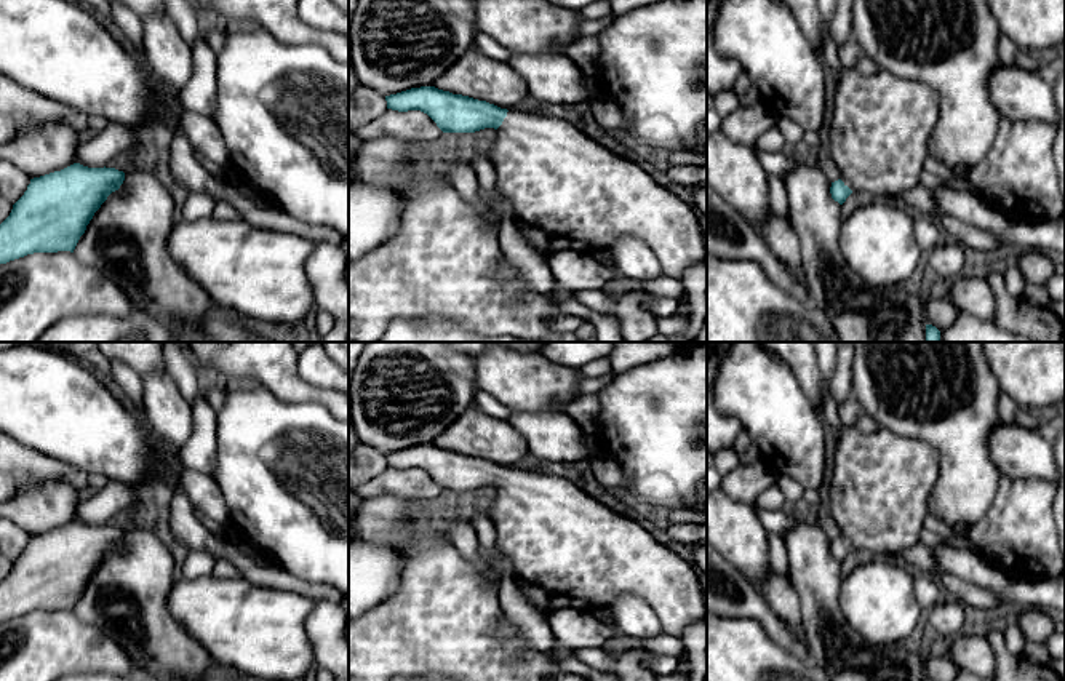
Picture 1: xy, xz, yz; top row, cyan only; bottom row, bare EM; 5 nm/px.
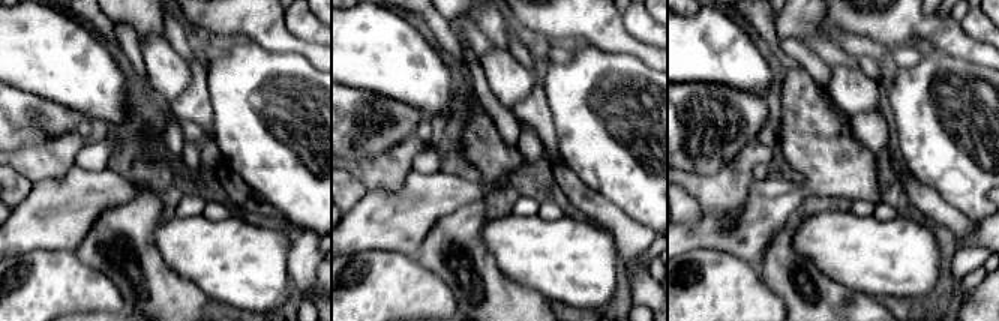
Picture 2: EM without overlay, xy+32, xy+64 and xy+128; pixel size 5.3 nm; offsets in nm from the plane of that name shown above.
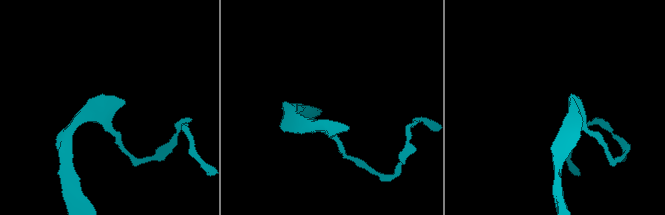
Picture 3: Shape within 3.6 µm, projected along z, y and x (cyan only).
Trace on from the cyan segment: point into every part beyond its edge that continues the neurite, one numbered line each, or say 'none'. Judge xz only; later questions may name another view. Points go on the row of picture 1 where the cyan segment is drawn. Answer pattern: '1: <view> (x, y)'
1: xz (570, 194)

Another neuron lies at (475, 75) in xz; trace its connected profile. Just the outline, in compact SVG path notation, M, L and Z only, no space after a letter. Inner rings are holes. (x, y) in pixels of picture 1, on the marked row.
M477 48L467 51L432 86L507 110L529 96L525 80L509 64L491 59Z

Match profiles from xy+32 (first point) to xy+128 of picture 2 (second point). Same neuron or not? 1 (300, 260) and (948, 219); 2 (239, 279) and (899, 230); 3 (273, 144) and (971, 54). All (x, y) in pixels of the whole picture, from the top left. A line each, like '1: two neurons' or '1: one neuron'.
1: one neuron
2: one neuron
3: two neurons

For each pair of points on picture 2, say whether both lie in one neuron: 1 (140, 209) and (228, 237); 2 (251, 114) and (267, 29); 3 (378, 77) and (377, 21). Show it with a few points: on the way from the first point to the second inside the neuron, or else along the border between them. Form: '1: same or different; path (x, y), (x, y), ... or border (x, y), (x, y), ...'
1: different; border (164, 219), (155, 234), (155, 245), (161, 254)
2: different; border (228, 39), (251, 39), (270, 51), (297, 54)
3: same; path (378, 63), (377, 35)

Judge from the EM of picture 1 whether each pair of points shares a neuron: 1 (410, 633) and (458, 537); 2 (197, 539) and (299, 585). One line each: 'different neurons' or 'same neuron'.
1: different neurons
2: same neuron

